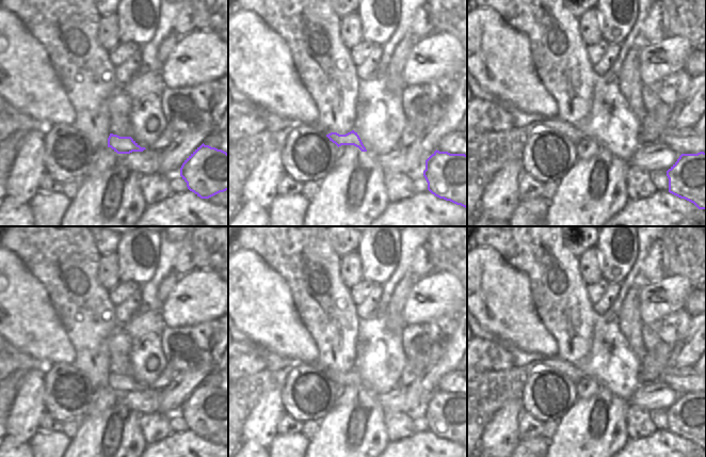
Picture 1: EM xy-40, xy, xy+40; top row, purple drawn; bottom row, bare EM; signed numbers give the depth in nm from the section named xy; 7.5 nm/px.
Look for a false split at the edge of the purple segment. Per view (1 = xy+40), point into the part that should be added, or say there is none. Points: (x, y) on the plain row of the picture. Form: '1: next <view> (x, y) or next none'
1: next none

